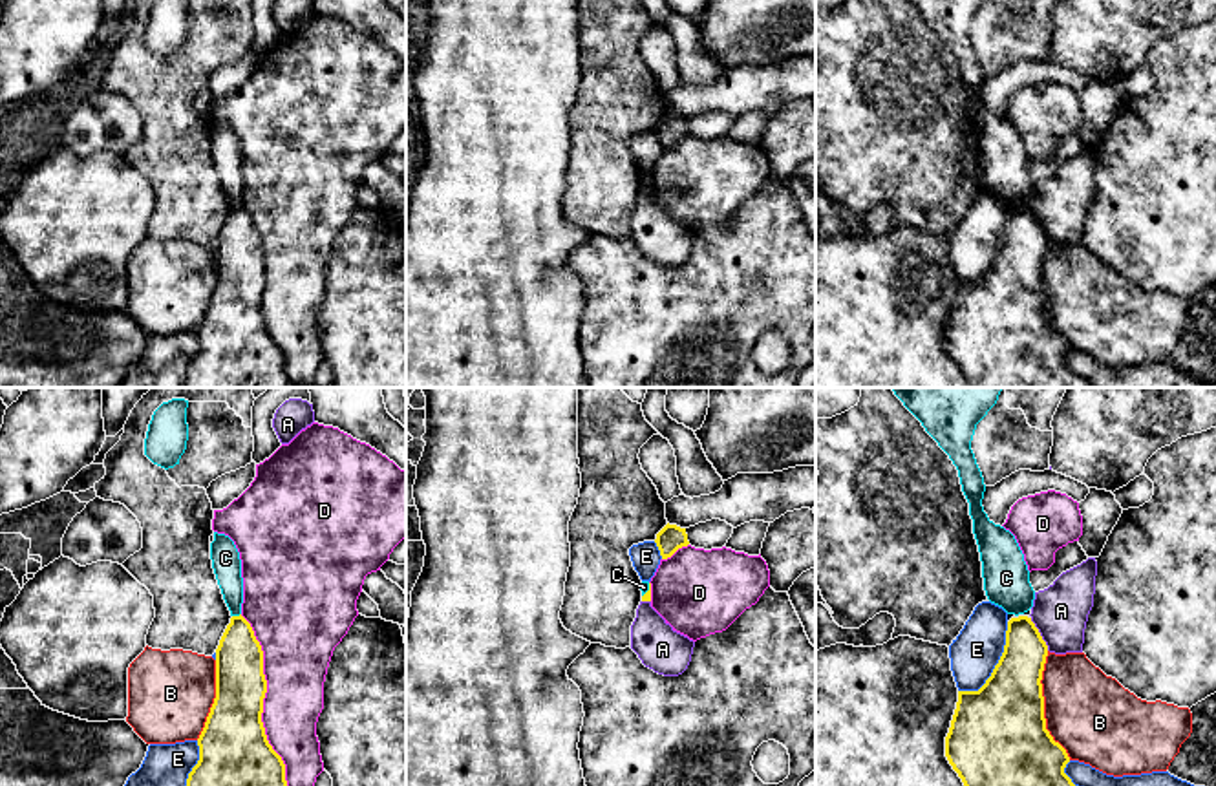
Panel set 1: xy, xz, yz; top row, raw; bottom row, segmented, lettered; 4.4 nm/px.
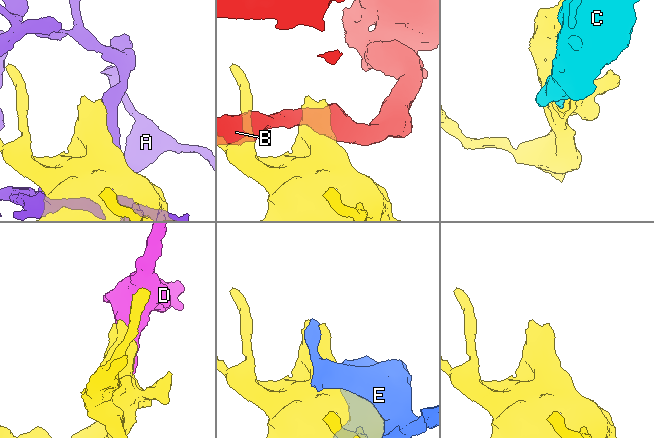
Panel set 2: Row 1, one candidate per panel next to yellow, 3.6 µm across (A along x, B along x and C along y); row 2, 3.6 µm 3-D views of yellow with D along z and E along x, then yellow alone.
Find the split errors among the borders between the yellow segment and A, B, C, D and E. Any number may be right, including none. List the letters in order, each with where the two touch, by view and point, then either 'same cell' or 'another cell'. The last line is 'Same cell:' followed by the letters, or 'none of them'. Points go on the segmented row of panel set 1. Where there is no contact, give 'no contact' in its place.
A: yz (1039, 635) | another cell
B: yz (1043, 706) | another cell
C: xy (236, 616) | another cell
D: xy (262, 701) | another cell
E: yz (995, 666) | another cell
Same cell: none of them

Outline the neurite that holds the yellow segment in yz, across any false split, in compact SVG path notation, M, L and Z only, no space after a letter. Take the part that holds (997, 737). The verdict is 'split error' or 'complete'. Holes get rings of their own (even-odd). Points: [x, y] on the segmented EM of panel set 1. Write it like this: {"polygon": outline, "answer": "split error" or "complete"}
{"polygon": "M1011 618L991 676L978 691L958 691L945 757L964 786L1075 786L1064 773L1066 749L1046 729L1040 684L1046 656L1048 645L1031 618Z", "answer": "complete"}

